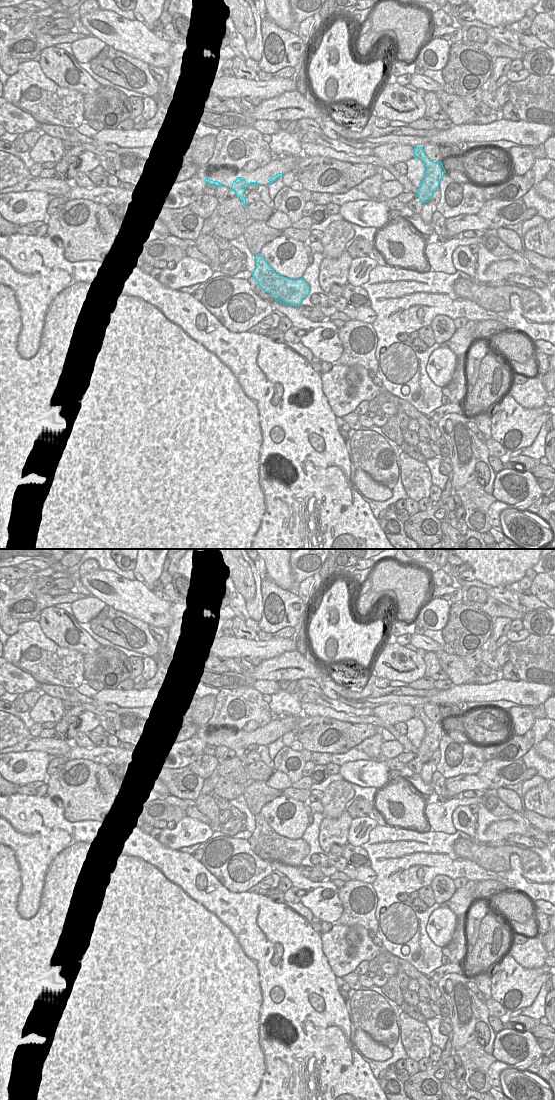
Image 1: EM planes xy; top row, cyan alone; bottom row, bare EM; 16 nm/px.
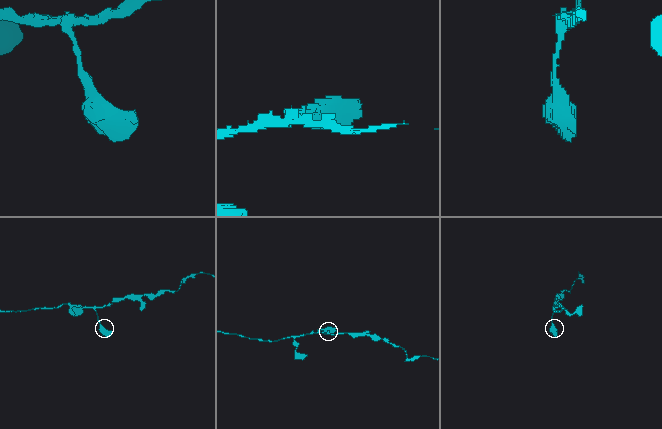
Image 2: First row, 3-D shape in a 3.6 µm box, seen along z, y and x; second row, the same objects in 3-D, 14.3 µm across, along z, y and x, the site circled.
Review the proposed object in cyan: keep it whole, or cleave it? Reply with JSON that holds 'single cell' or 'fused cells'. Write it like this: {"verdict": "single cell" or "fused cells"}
{"verdict": "single cell"}

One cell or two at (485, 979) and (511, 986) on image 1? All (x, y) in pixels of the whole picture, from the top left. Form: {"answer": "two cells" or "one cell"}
{"answer": "two cells"}

